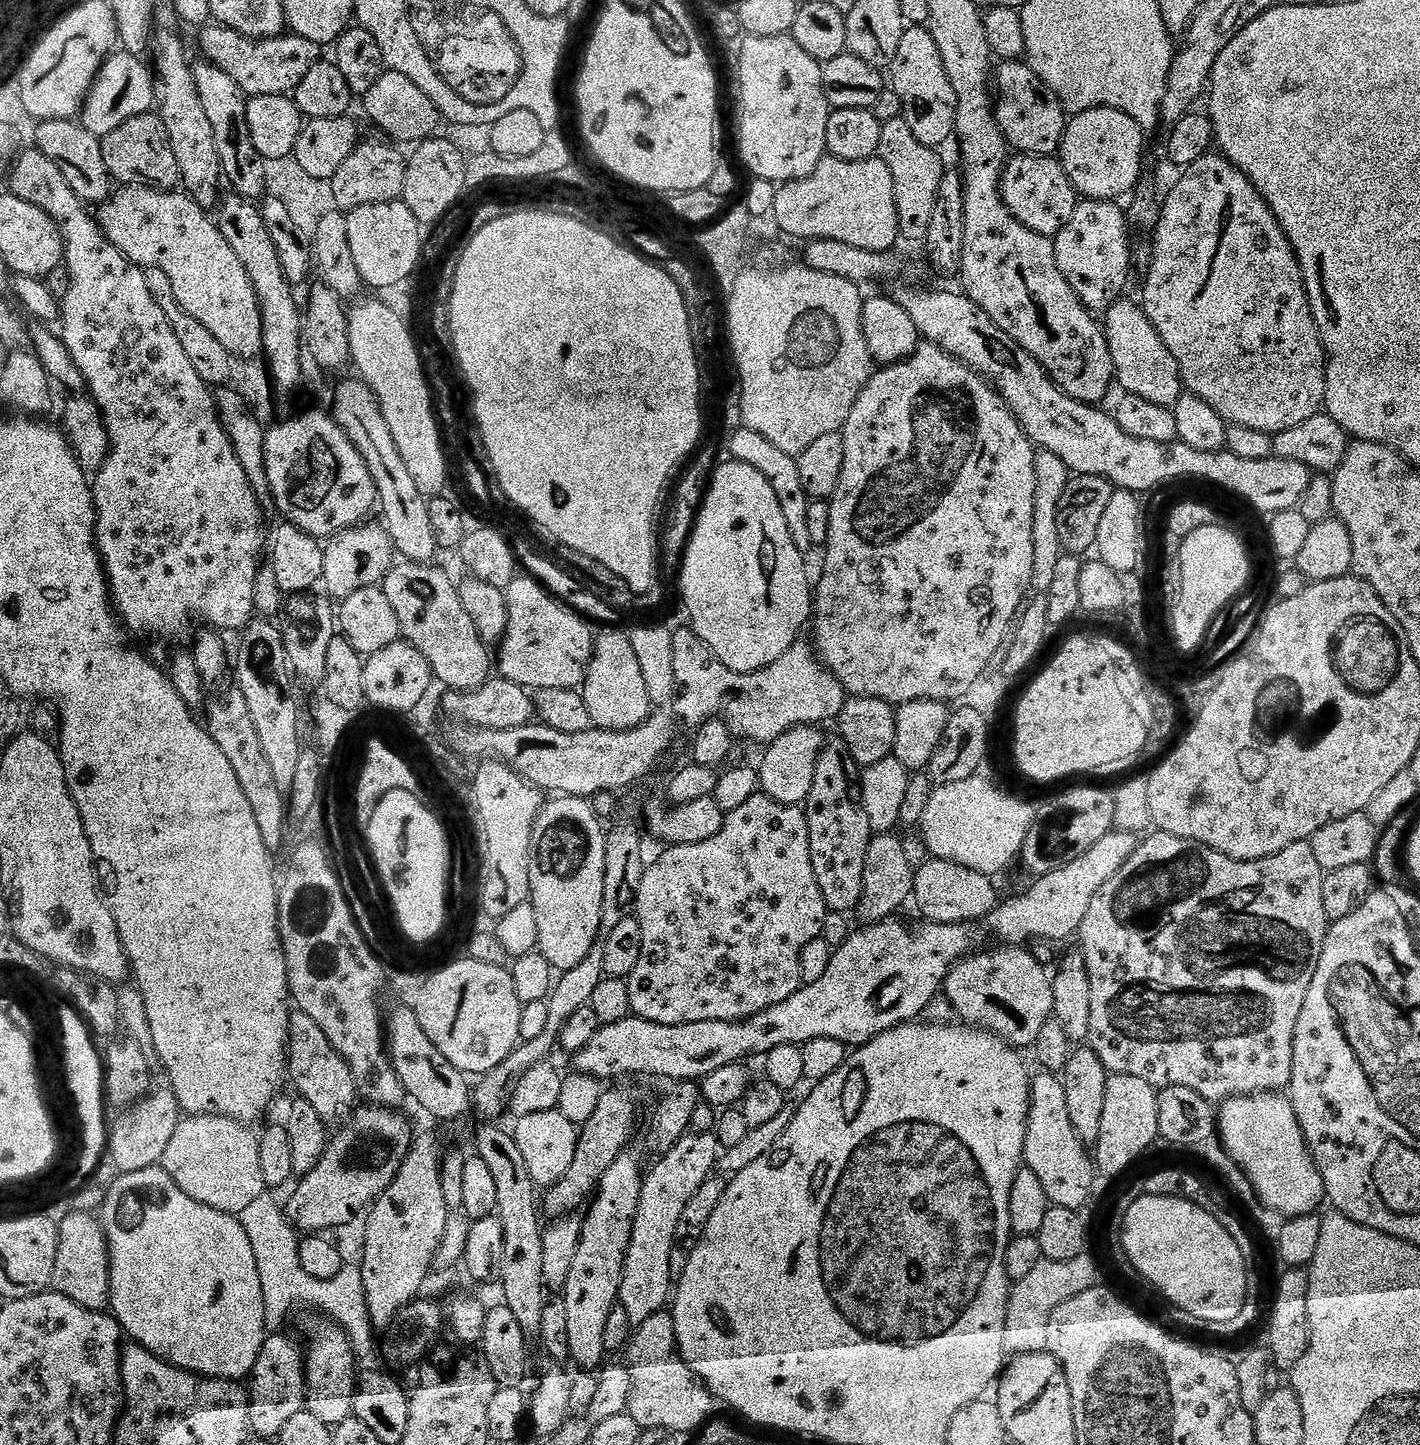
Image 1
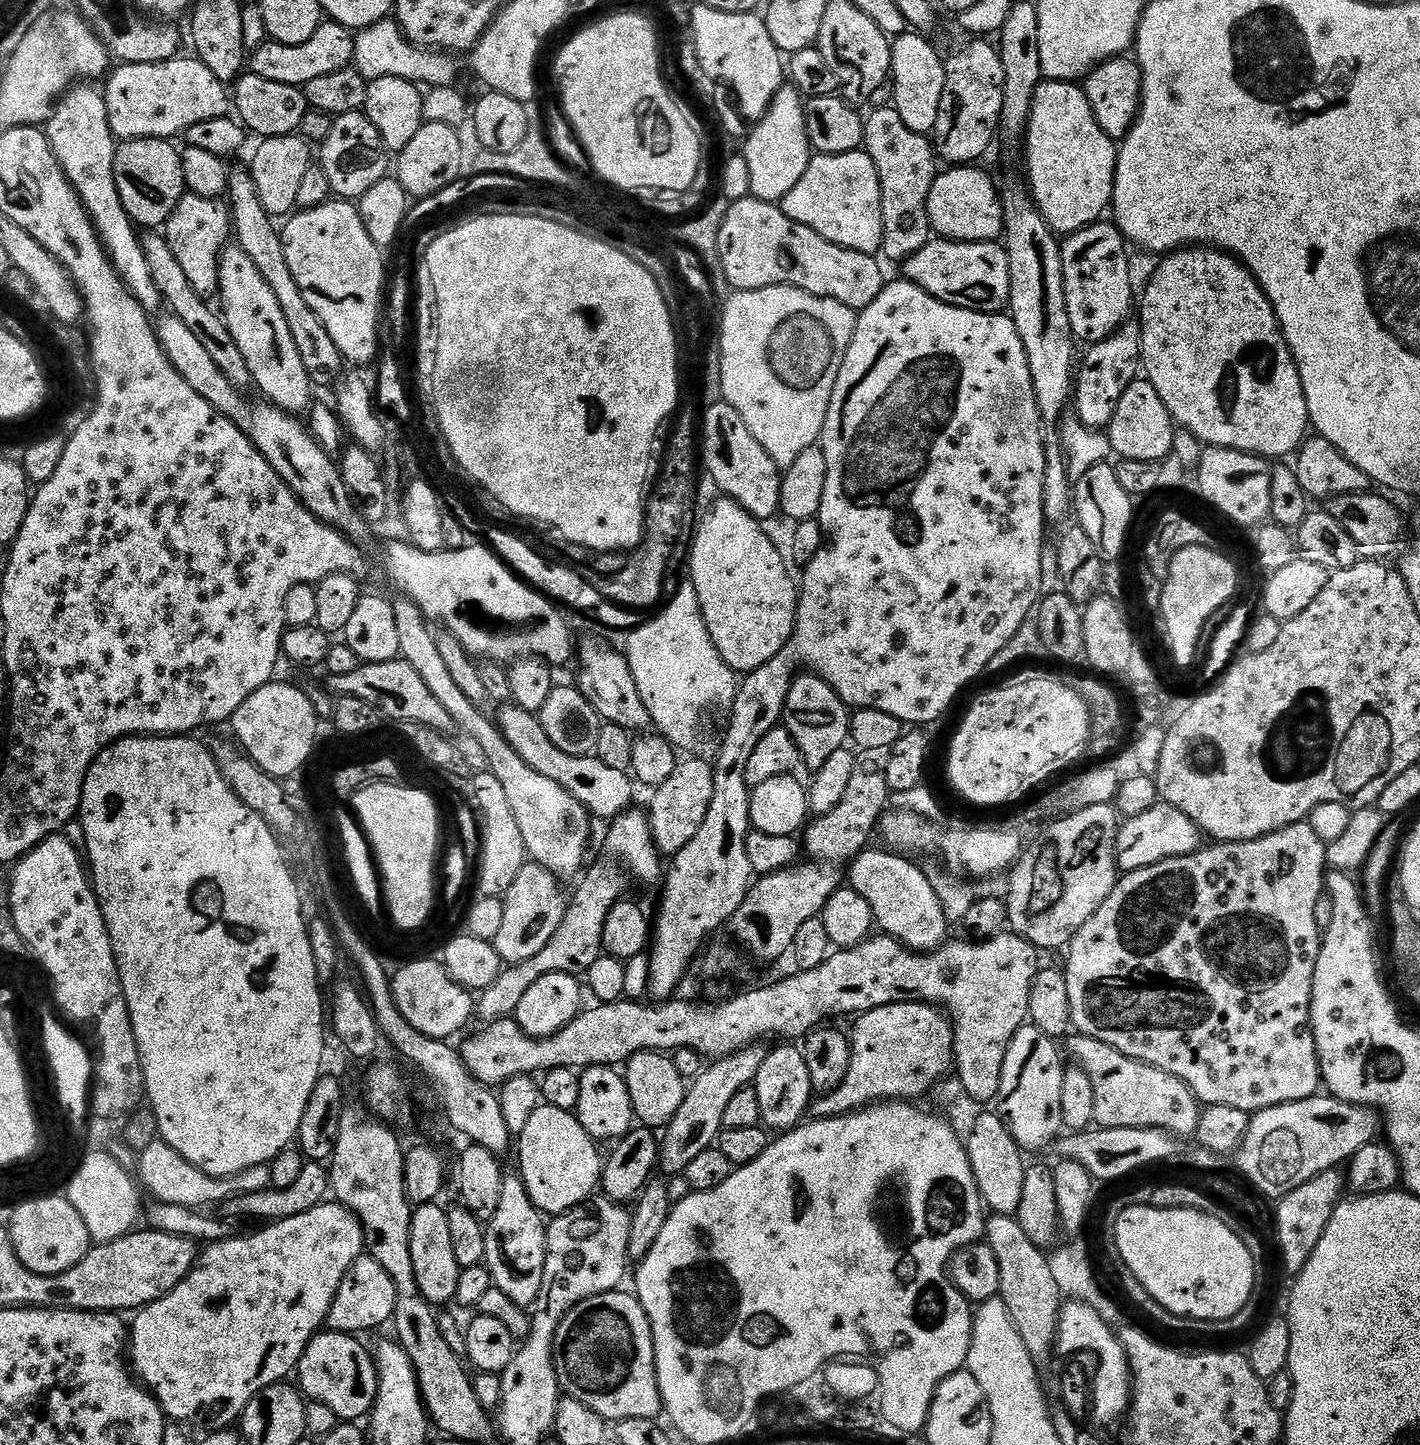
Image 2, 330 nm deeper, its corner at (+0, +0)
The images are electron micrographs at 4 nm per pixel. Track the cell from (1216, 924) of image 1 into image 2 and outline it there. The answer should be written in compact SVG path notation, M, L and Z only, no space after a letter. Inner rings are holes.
M1308 822L1292 824L1245 844L1216 842L1211 846L1213 848L1204 846L1188 856L1170 858L1154 866L1121 875L1116 889L1109 894L1106 902L1098 906L1086 926L1076 931L1075 938L1066 948L1066 975L1073 1029L1081 1036L1089 1036L1098 1042L1104 1042L1106 1046L1112 1046L1126 1058L1137 1060L1140 1064L1149 1064L1152 1068L1178 1078L1204 1106L1230 1106L1233 1110L1255 1114L1279 1104L1309 1100L1322 1088L1320 1063L1311 1023L1314 974L1322 943L1322 929L1318 926L1315 910L1320 897L1326 892L1326 873L1329 871L1327 847L1322 838L1314 834L1312 825Z

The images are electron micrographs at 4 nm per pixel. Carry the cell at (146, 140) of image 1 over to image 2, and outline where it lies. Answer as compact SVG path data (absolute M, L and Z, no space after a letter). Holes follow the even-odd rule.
M149 138L147 140L125 140L123 143L119 145L116 149L116 180L117 180L117 188L118 194L121 195L121 200L124 203L125 210L129 214L129 218L132 219L133 223L139 226L144 230L156 230L161 226L168 223L168 219L170 218L170 214L174 214L174 206L178 206L178 202L181 198L186 195L186 189L184 186L184 174L182 172L182 162L180 161L182 152L178 147L175 148L173 141L168 138Z

